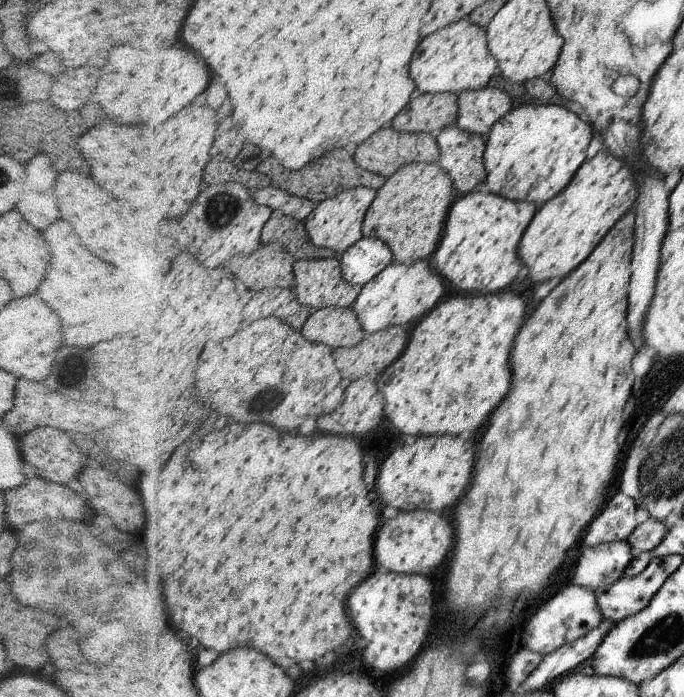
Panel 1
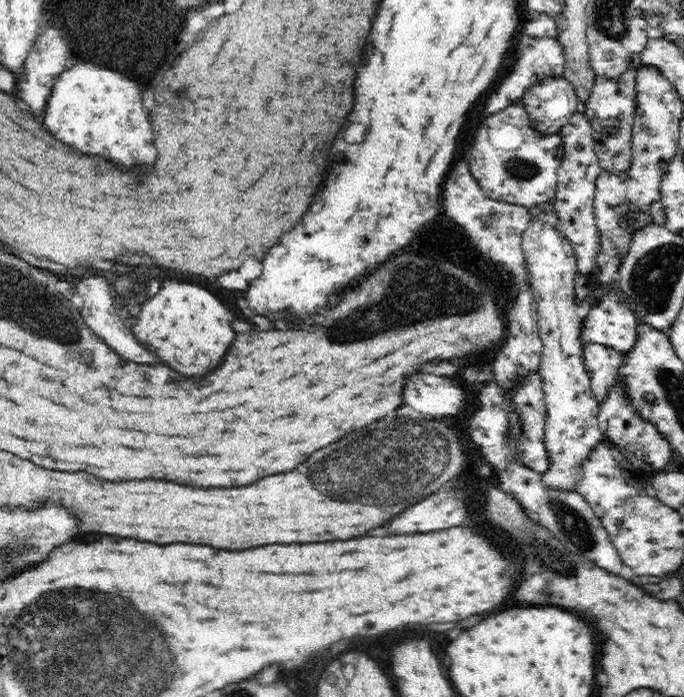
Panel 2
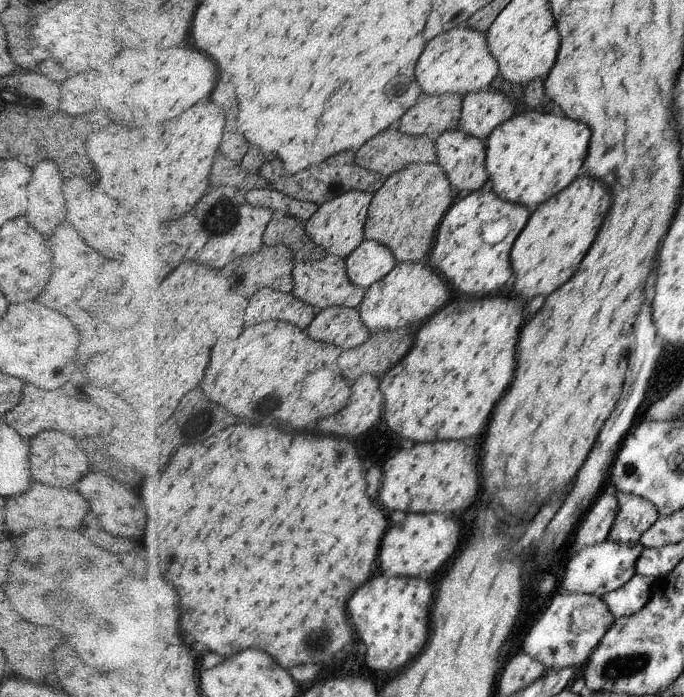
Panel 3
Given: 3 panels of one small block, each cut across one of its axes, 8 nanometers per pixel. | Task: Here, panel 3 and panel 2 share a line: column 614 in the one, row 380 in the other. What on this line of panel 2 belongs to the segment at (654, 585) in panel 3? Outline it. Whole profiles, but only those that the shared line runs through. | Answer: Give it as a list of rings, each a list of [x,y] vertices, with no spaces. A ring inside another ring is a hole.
[[[589,344],[583,350],[586,372],[597,401],[604,402],[610,386],[619,378],[619,366],[623,363],[623,354],[602,344]]]

